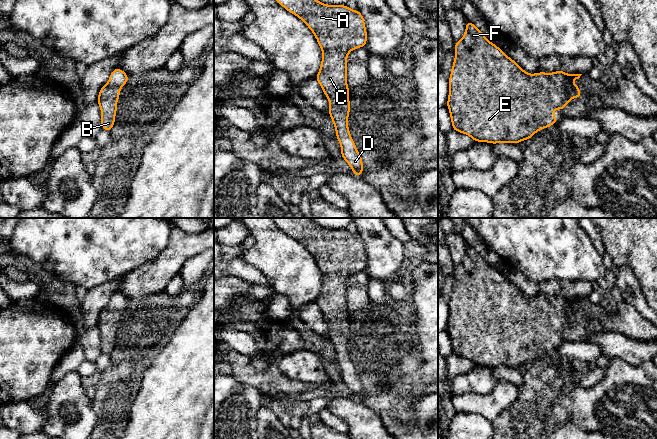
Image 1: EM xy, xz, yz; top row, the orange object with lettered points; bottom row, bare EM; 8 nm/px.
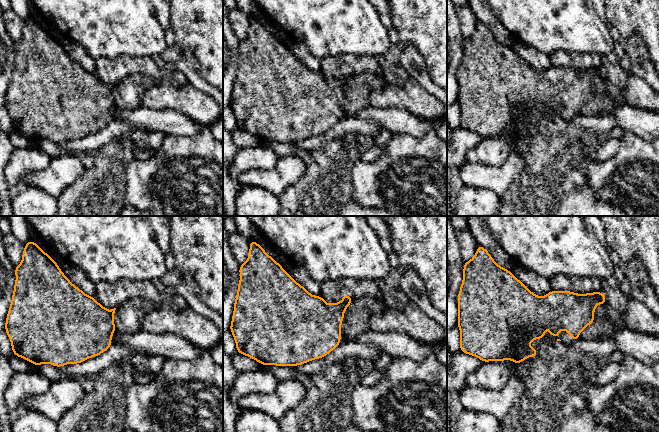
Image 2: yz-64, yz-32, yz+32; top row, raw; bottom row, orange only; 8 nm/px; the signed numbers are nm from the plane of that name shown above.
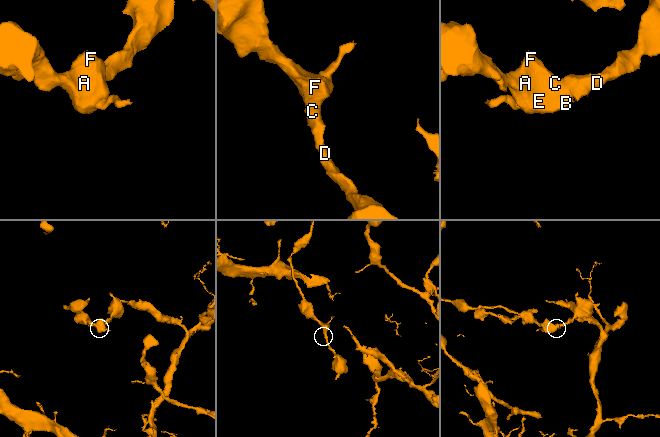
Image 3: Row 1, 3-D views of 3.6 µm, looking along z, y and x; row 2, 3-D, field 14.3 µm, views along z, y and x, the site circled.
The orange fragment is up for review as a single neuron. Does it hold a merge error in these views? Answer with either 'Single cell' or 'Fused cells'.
Single cell

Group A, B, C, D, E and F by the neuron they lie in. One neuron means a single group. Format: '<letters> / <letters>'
A B C D E F

